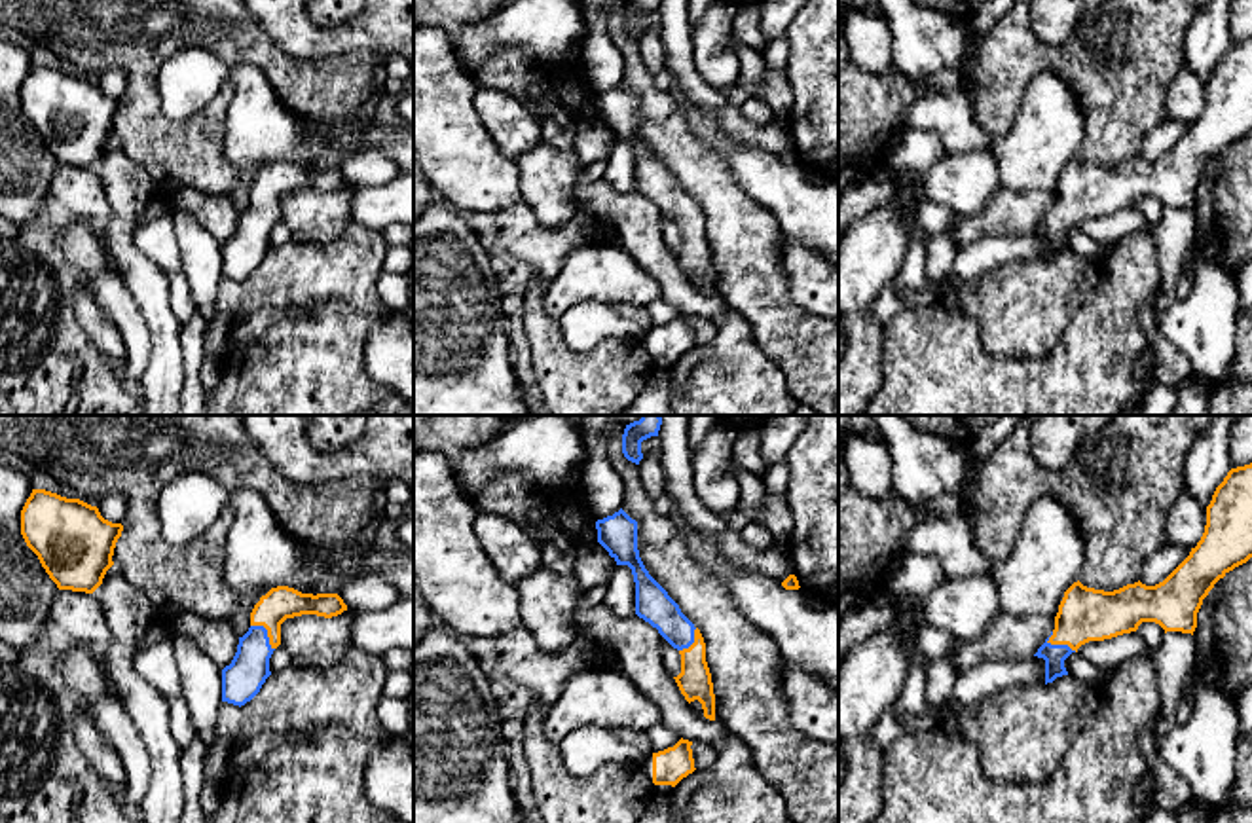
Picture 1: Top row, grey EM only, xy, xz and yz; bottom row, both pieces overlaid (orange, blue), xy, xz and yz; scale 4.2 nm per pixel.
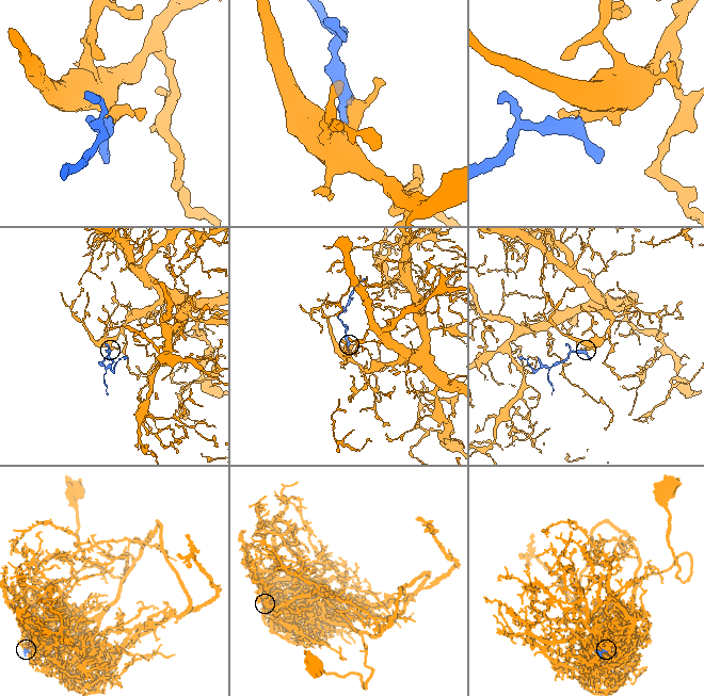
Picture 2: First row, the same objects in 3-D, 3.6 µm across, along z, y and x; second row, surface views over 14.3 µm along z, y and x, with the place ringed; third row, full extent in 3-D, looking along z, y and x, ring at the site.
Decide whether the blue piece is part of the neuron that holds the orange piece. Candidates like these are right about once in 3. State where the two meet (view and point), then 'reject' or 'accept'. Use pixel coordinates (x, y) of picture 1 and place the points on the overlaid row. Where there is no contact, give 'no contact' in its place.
meets orange in yz at (1061, 643); accept

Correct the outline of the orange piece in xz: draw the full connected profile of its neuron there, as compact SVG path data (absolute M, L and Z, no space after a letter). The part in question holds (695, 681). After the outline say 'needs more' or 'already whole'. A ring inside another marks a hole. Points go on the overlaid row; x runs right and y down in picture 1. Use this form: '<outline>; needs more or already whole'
M622 508L596 521L598 542L617 565L628 565L635 582L635 614L649 622L681 654L681 673L675 679L690 704L698 700L704 717L715 721L715 694L706 662L706 643L700 630L681 613L679 605L649 575L637 550L637 521Z; needs more

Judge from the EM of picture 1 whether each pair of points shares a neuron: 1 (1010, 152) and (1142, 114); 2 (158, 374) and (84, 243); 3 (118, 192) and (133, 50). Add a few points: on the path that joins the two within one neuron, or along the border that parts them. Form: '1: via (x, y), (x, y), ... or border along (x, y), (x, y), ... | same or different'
1: border along (1070, 90), (1086, 118), (1086, 139), (1080, 154) | different
2: border along (141, 315), (148, 330), (148, 366), (143, 380) | different
3: border along (112, 141), (152, 182) | different

